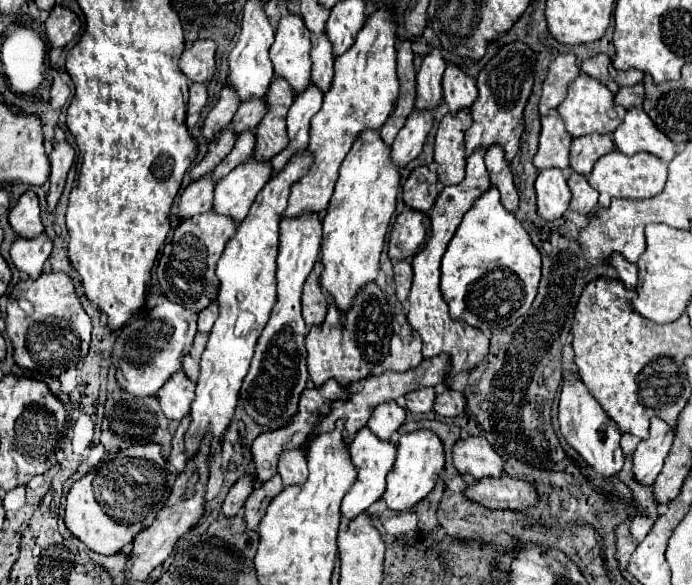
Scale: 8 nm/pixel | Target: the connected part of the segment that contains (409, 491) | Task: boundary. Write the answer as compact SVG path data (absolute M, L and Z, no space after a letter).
M419 429L413 433L401 435L397 443L397 461L387 477L387 489L383 493L387 507L395 511L405 511L417 505L433 491L443 469L445 469L445 453L443 453L443 441L437 437L437 433L429 429Z

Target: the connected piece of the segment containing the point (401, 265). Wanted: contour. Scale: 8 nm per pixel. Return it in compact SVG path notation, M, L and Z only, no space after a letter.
M395 261L393 265L393 273L395 273L395 289L397 289L397 299L401 303L407 301L409 297L409 287L413 281L413 271L411 271L411 263L409 261Z

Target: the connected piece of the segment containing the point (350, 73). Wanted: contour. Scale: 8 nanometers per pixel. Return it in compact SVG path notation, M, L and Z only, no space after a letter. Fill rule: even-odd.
M379 7L371 13L363 29L359 31L353 47L335 59L333 43L325 31L311 35L311 81L321 89L327 91L323 99L321 111L311 119L311 139L309 149L315 153L315 163L311 165L309 173L301 177L291 187L289 207L285 211L287 217L299 215L303 211L323 211L333 195L333 187L337 183L337 171L349 153L353 141L363 129L379 129L385 119L391 115L397 95L399 95L399 79L397 79L397 21L389 7ZM333 61L335 61L335 77L333 77ZM331 85L331 89L329 89Z

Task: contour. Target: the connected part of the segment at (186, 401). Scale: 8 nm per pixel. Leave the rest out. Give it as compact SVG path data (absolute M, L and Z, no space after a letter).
M177 371L177 375L173 375L157 391L161 409L167 419L181 421L189 413L189 407L193 403L193 387L195 387L195 383L191 379L185 379L183 371Z

